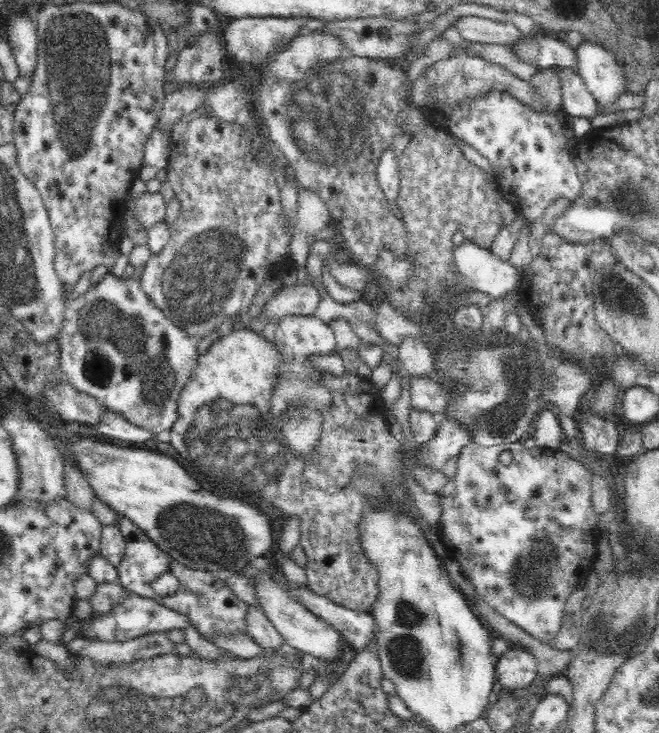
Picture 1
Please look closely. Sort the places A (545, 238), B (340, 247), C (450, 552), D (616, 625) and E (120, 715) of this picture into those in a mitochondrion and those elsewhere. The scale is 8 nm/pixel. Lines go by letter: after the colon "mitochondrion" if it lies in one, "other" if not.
A: other
B: other
C: other
D: mitochondrion
E: mitochondrion

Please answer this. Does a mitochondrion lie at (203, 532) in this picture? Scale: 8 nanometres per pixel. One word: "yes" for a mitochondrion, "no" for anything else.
yes

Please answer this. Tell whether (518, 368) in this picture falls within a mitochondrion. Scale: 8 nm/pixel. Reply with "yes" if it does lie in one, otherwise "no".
yes

